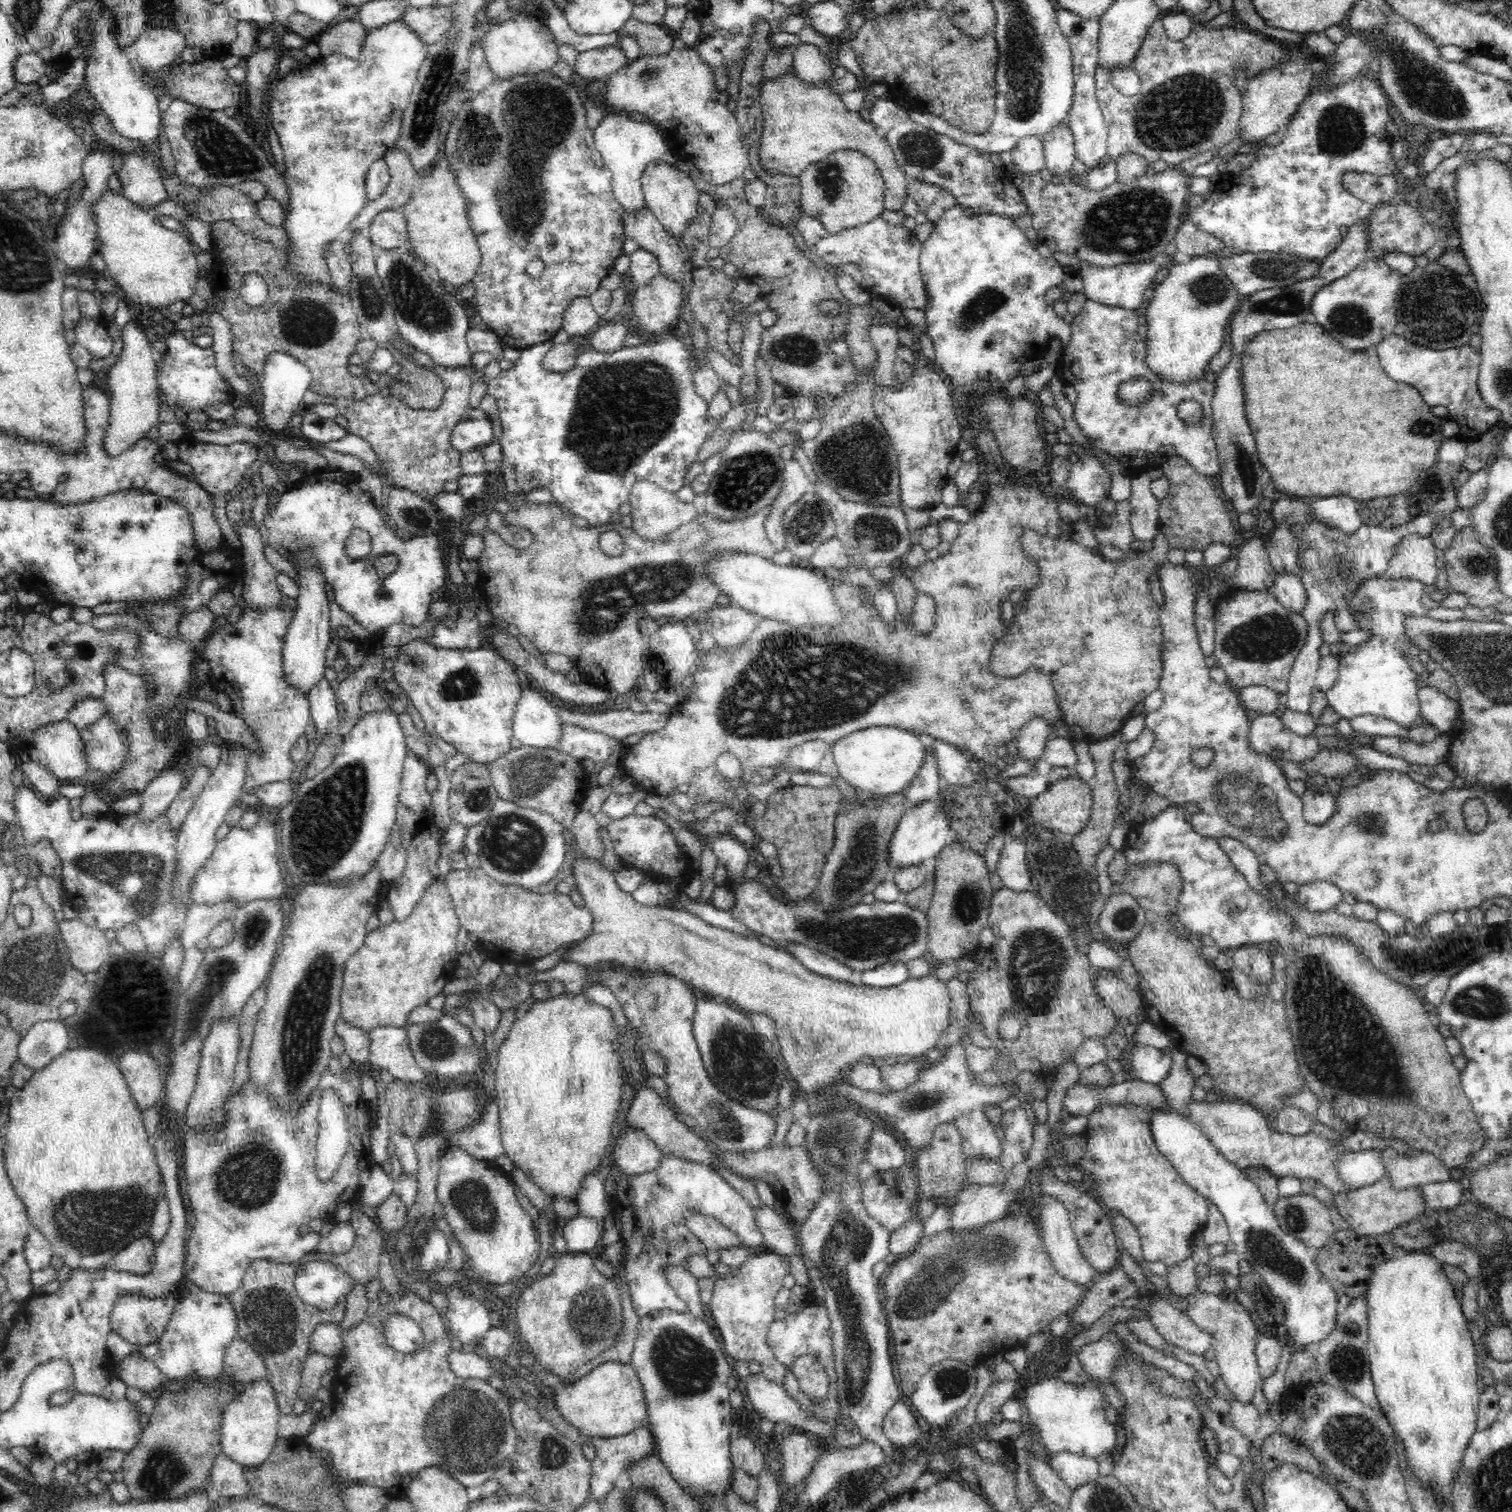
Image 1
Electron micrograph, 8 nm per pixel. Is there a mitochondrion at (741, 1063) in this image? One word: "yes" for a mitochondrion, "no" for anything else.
yes

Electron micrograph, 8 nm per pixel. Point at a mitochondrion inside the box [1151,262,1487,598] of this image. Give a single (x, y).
(1440, 307)

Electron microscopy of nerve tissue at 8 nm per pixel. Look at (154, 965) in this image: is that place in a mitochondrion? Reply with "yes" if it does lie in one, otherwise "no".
no

